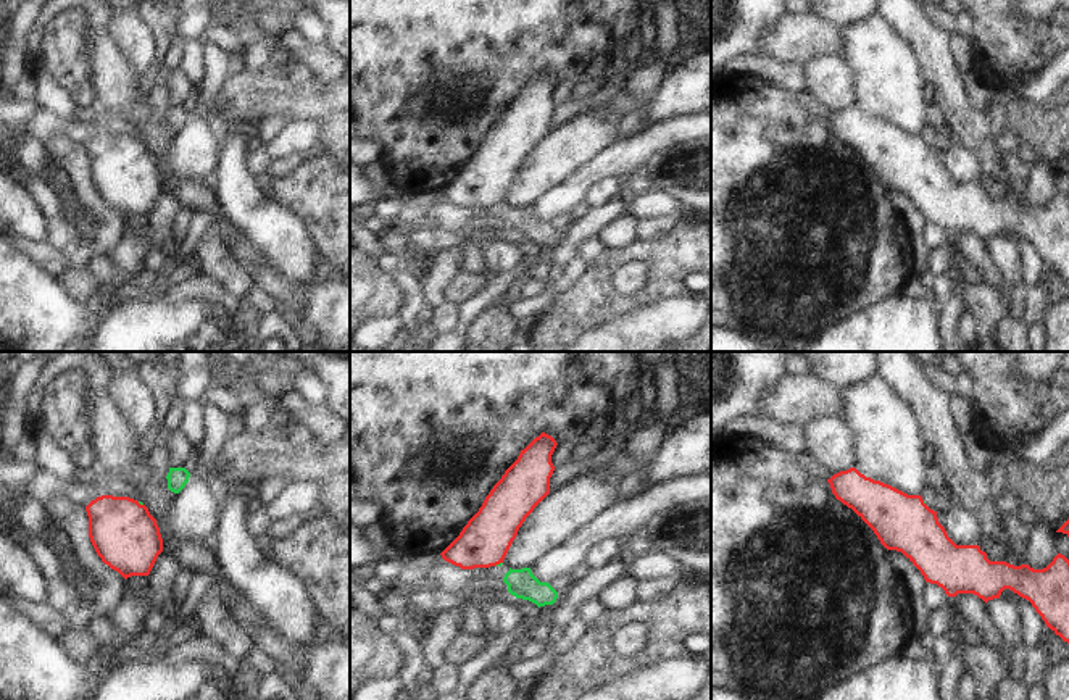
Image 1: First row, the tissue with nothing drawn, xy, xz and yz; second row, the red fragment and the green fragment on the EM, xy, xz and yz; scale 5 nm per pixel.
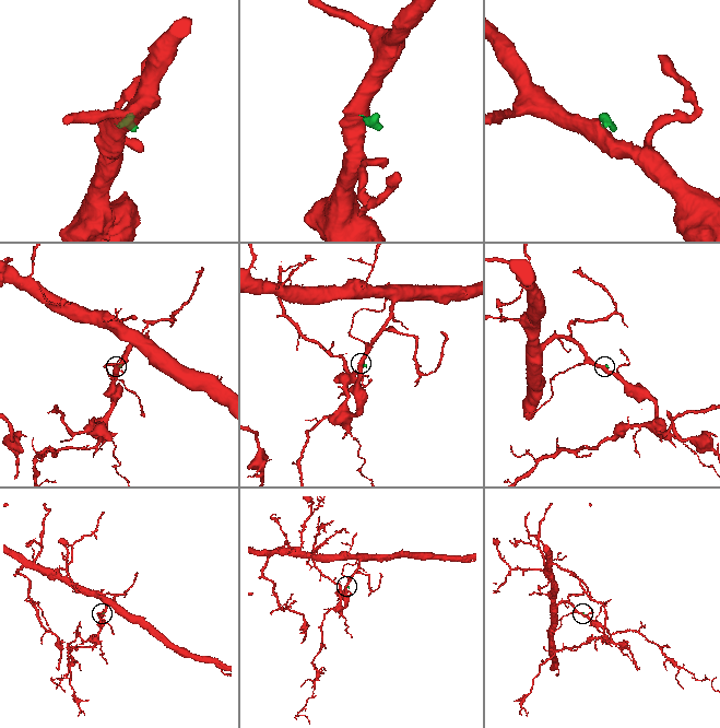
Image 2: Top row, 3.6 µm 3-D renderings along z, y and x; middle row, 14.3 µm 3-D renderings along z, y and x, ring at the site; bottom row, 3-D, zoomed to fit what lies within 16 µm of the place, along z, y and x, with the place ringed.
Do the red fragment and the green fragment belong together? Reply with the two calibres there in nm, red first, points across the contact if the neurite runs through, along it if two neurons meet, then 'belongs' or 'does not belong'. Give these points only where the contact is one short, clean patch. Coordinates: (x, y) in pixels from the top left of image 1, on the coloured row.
240/20 nm | along xz (502, 562), (495, 565) | does not belong

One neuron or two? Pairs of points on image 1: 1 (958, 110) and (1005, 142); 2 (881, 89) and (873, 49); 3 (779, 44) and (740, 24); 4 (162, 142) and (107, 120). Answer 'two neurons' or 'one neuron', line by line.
1: two neurons
2: one neuron
3: two neurons
4: two neurons

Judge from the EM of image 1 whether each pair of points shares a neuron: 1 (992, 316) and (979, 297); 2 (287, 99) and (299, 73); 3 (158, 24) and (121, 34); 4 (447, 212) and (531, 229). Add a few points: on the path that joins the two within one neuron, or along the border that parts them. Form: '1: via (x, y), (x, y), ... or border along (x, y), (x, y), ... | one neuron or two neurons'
1: via (992, 312), (984, 302) | one neuron
2: border along (308, 76), (289, 83) | two neurons
3: border along (139, 16), (152, 34), (157, 58) | two neurons
4: via (468, 213), (503, 212), (510, 215) | one neuron

